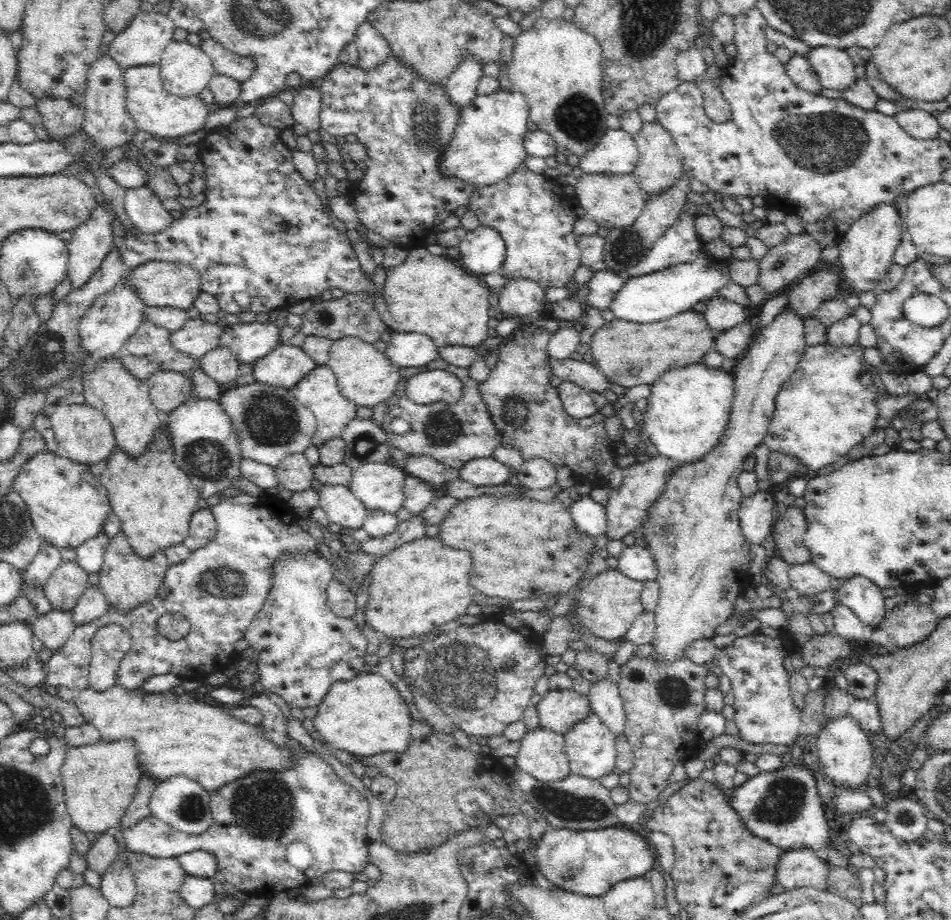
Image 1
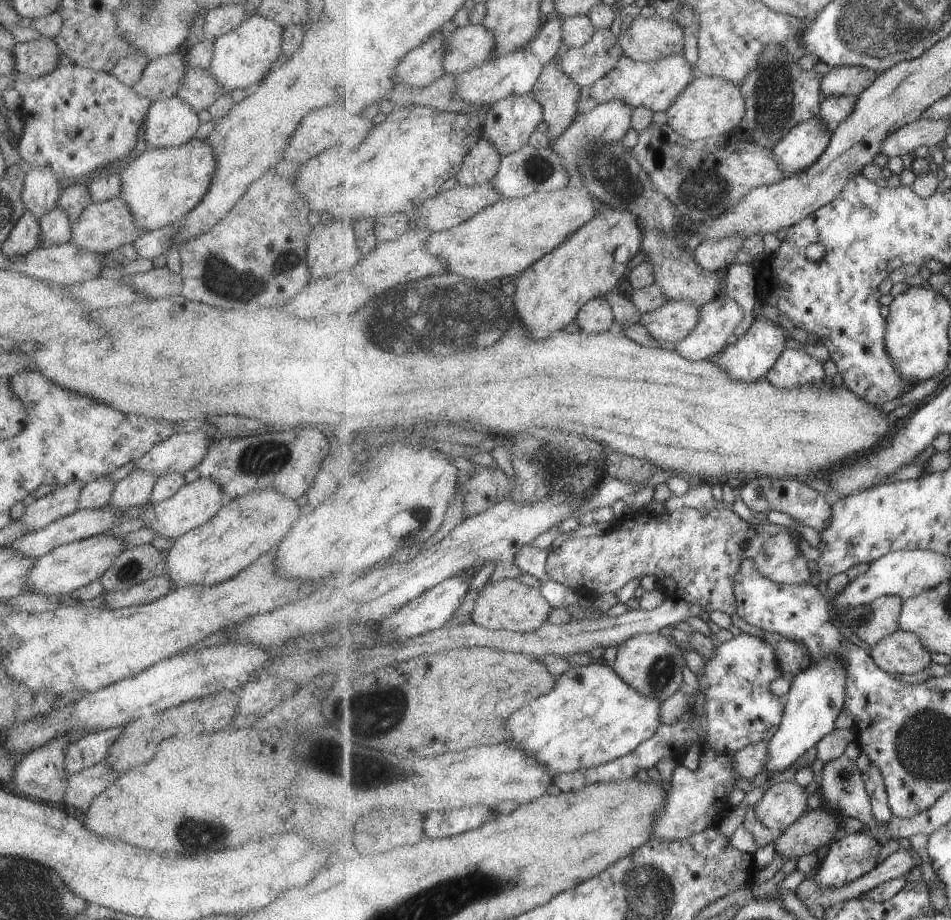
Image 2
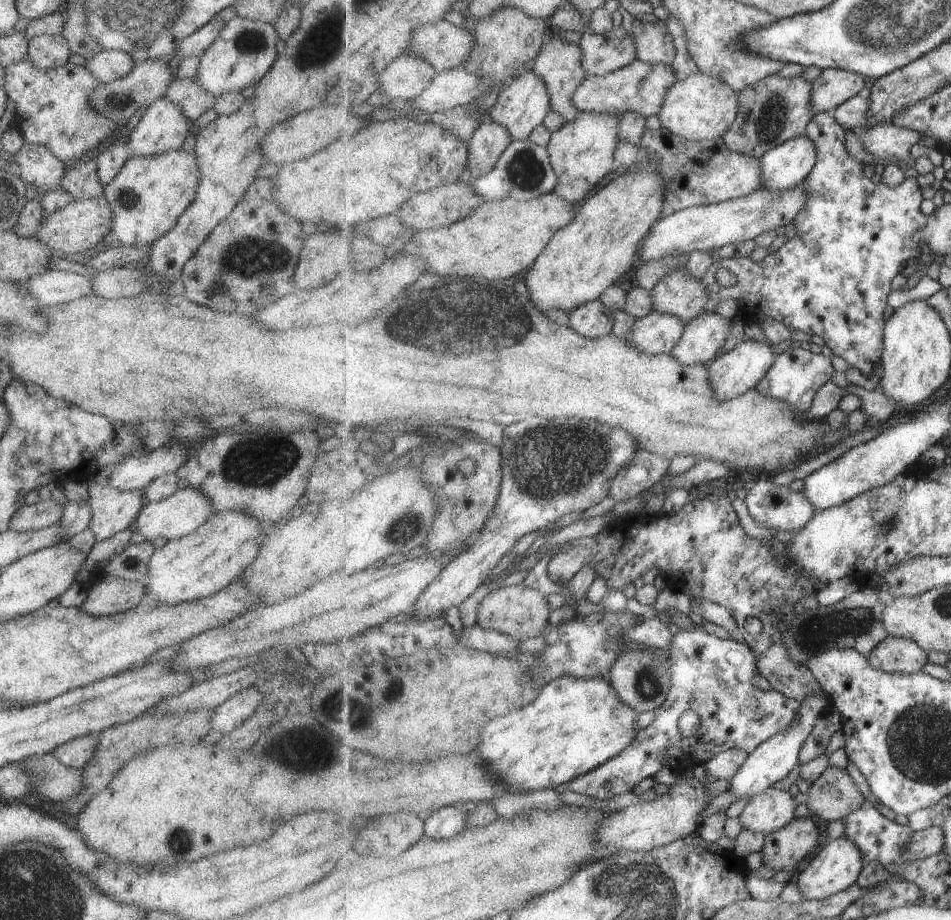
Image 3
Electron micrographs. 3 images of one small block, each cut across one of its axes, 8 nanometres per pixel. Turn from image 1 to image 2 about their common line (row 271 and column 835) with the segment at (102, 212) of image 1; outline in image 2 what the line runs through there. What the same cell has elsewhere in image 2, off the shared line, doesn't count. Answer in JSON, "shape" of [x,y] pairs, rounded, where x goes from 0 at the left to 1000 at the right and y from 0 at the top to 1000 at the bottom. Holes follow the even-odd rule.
{"shape":[[[906,72],[876,73],[864,83],[863,99],[866,104],[904,104],[924,85],[924,79]]]}

